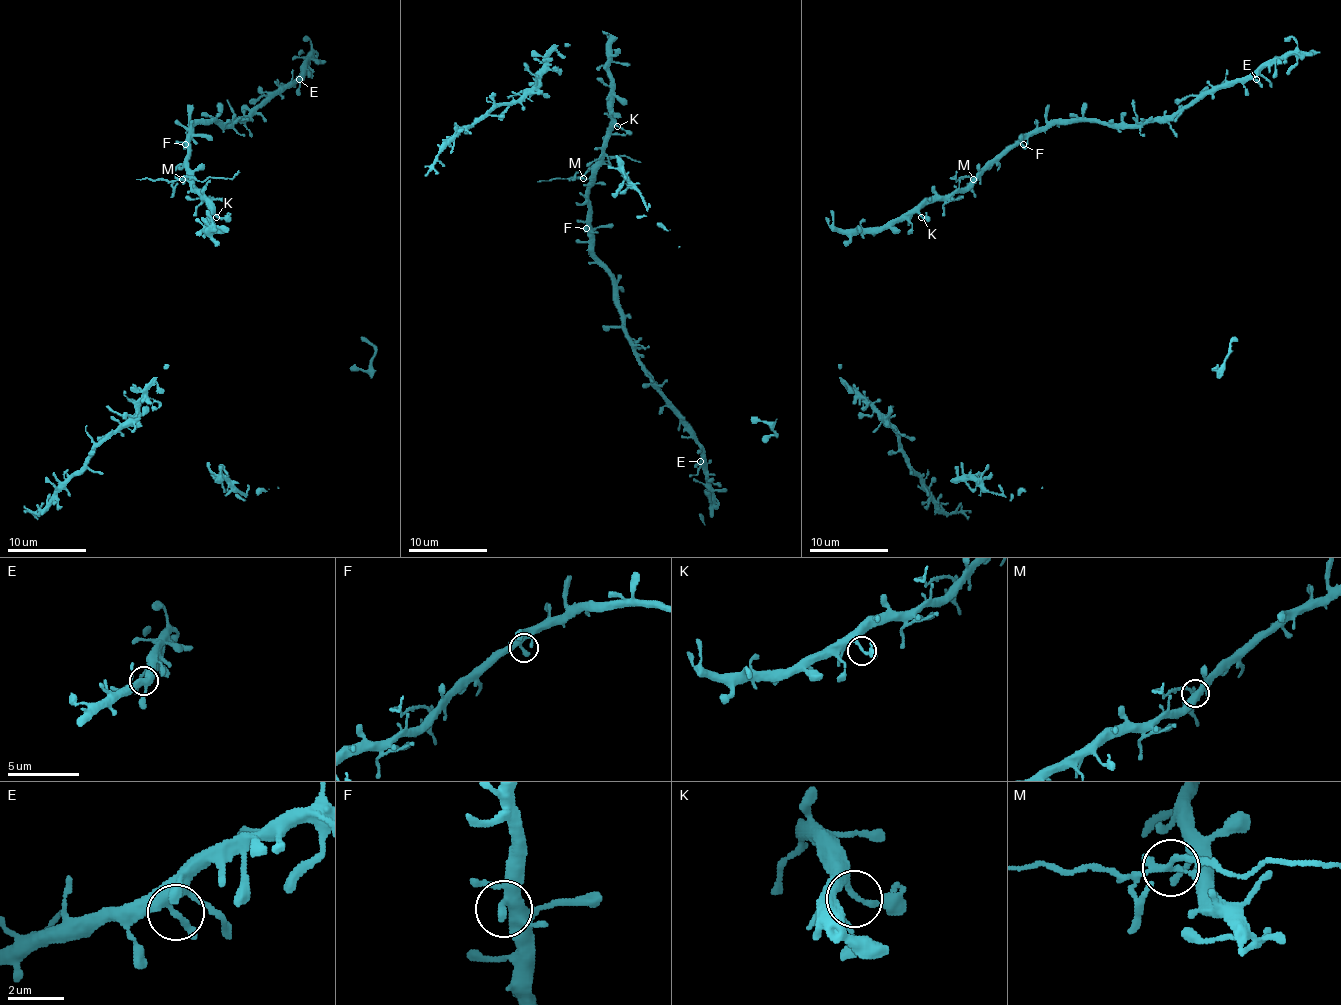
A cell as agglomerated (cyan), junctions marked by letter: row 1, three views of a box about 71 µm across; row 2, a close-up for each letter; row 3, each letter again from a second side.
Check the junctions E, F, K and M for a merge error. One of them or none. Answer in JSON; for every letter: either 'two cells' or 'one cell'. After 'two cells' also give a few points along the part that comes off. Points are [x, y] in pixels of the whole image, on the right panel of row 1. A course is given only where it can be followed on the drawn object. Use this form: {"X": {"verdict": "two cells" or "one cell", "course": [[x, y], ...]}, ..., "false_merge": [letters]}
{"E": {"verdict": "one cell"}, "F": {"verdict": "one cell"}, "K": {"verdict": "one cell"}, "M": {"verdict": "two cells", "course": [[974, 179], [962, 178], [956, 181], [950, 178], [954, 178], [956, 170]]}, "false_merge": ["M"]}

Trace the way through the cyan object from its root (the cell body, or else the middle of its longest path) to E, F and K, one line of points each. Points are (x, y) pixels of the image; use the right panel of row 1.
E: (847, 246), (862, 230), (888, 228), (962, 193), (1009, 148), (1052, 125), (1166, 121), (1215, 87), (1256, 79)
F: (847, 246), (850, 238), (862, 230), (888, 228), (929, 203), (962, 193), (1009, 148), (1023, 144)
K: (847, 246), (850, 238), (862, 230), (888, 228), (913, 213), (921, 217)

